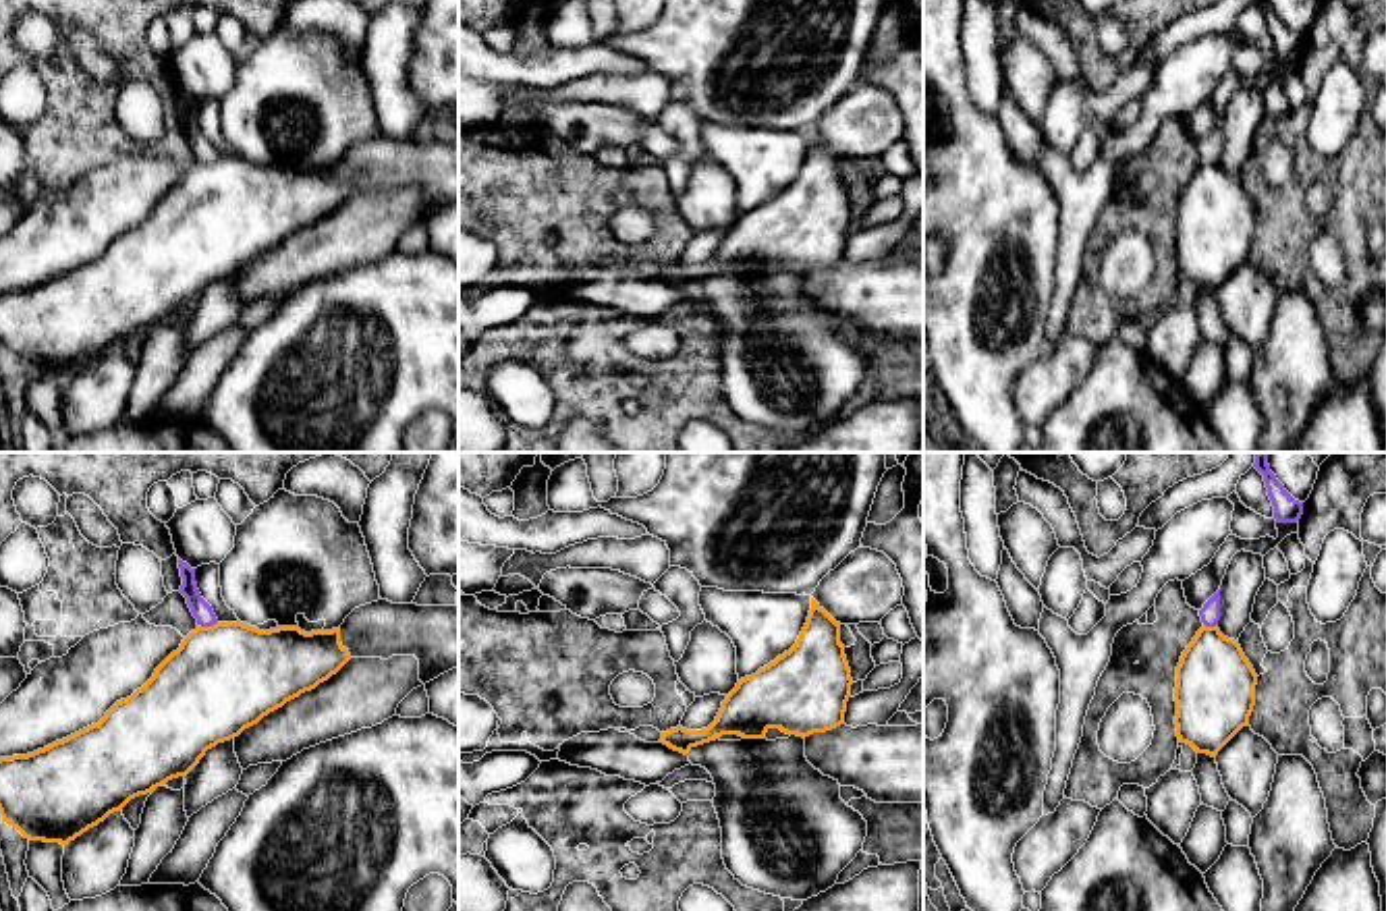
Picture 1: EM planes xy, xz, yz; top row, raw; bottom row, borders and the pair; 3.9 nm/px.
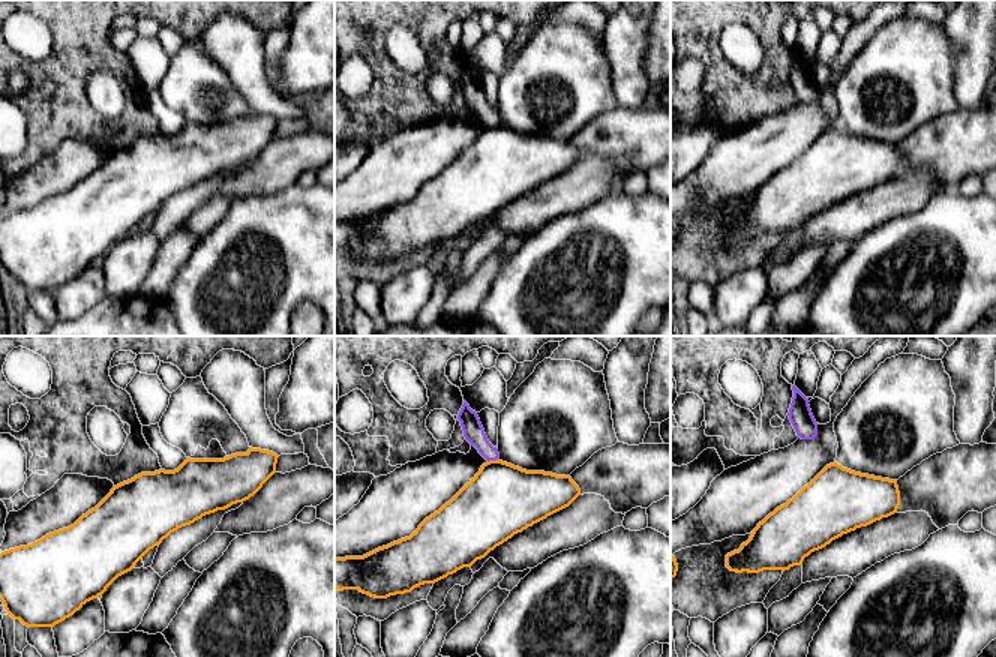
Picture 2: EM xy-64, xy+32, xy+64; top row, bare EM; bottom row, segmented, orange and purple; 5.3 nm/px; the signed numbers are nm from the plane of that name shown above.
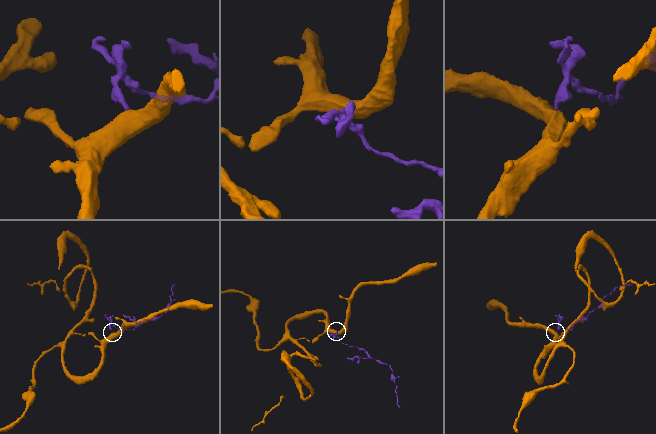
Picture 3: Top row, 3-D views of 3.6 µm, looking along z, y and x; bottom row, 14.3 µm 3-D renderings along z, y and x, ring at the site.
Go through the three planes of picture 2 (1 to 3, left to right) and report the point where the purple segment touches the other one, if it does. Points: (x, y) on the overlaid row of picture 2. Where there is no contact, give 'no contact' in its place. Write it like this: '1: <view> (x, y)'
1: no contact
2: xy+32 (492, 461)
3: no contact

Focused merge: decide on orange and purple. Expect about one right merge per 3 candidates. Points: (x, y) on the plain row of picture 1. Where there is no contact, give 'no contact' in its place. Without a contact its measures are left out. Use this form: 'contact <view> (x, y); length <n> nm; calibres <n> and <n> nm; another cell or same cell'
contact xy (206, 162); length 80 nm; calibres 420 and 80 nm; another cell

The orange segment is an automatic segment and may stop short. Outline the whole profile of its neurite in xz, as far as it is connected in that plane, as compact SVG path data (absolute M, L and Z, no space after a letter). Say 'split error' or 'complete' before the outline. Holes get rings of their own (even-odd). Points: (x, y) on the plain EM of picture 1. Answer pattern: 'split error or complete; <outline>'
complete; M813 133L797 178L726 230L716 255L701 266L662 268L660 278L689 291L722 270L764 274L770 264L809 272L844 259L851 203L836 158Z

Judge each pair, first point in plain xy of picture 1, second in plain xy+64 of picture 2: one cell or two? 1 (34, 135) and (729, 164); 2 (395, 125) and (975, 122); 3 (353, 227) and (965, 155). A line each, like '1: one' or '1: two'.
1: two
2: two
3: two

